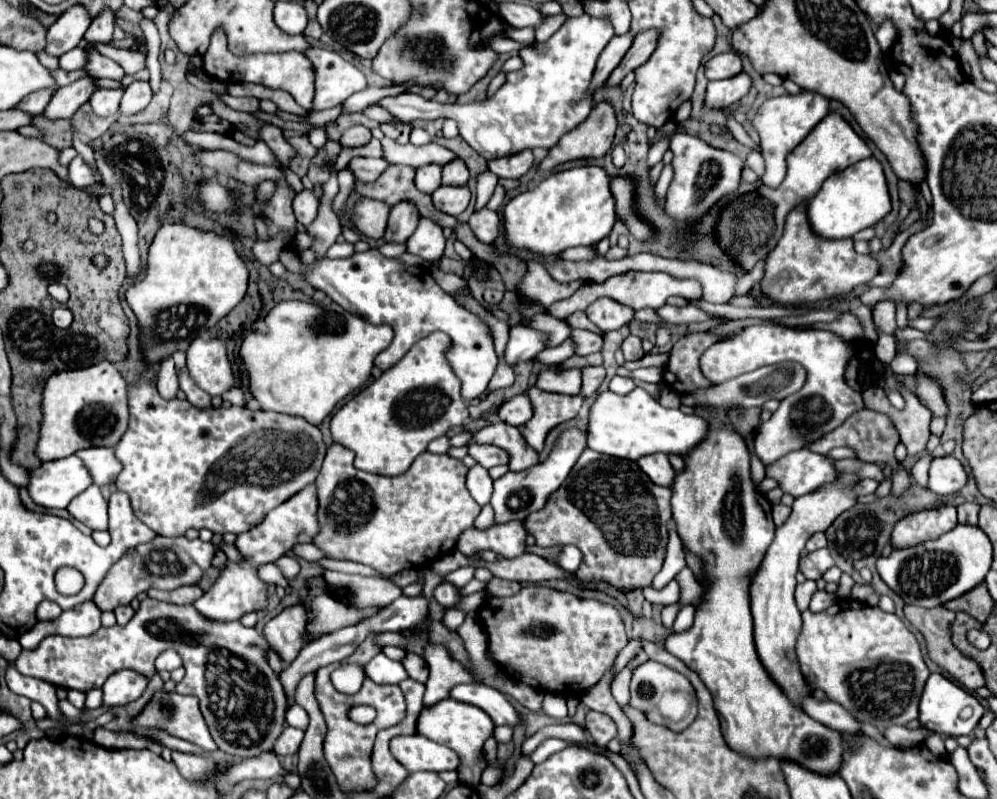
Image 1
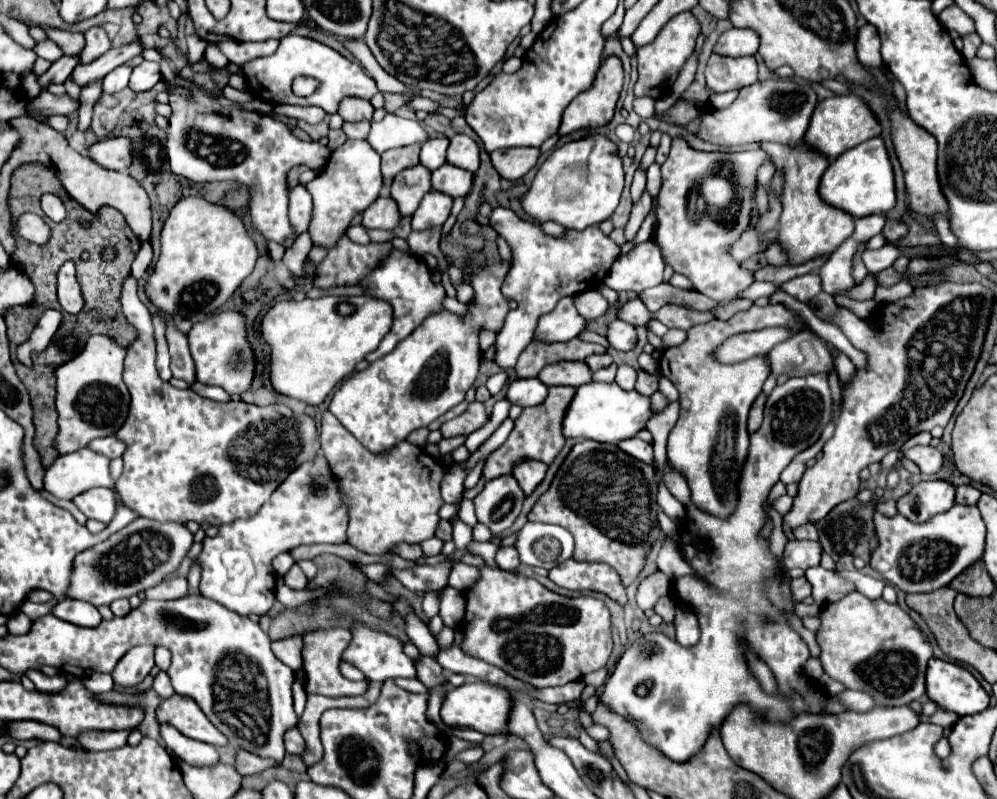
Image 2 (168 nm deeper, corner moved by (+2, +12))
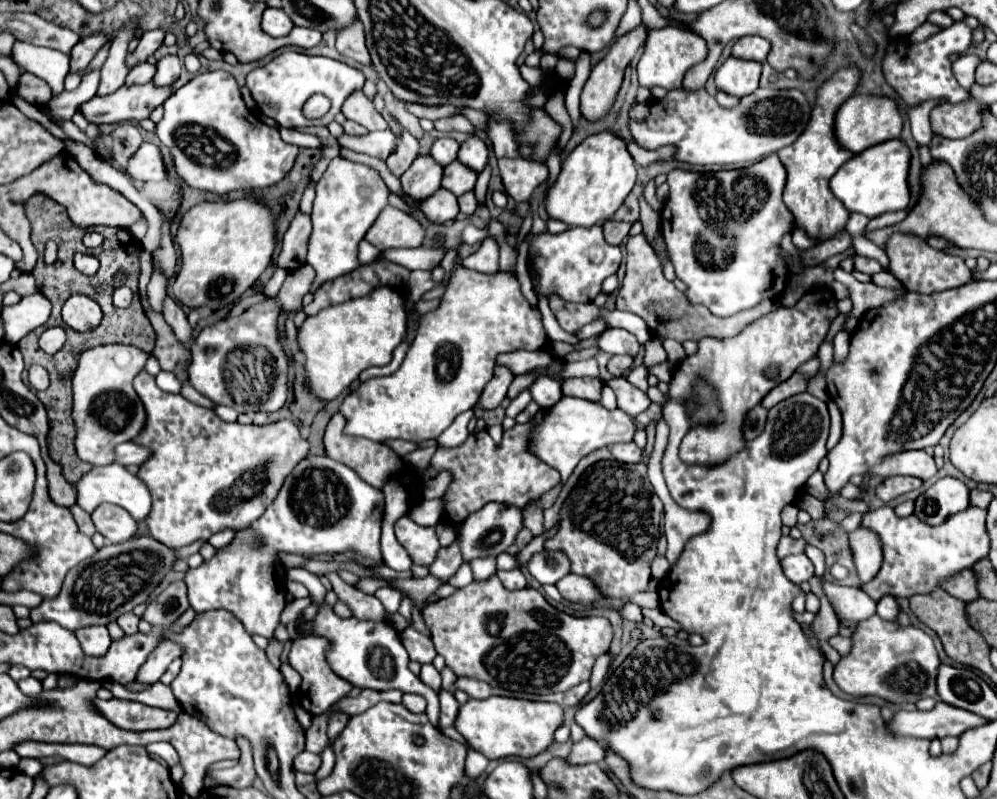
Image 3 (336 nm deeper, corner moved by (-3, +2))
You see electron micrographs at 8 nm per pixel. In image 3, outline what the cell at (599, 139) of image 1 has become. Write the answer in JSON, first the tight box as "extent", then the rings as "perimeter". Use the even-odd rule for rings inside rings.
{"extent":[581,24,647,122],"perimeter":[[[641,24],[639,28],[635,28],[635,30],[629,32],[627,36],[617,38],[615,44],[611,44],[609,54],[607,54],[601,62],[597,62],[597,64],[593,66],[593,72],[591,72],[591,76],[589,76],[589,80],[585,82],[583,92],[581,92],[581,116],[583,116],[583,118],[587,118],[589,122],[595,122],[595,120],[605,118],[605,116],[611,112],[611,108],[613,108],[613,104],[615,104],[615,100],[617,100],[619,88],[621,88],[621,84],[623,84],[625,68],[629,66],[631,58],[635,56],[637,48],[645,42],[645,38],[647,38],[647,28]]]}

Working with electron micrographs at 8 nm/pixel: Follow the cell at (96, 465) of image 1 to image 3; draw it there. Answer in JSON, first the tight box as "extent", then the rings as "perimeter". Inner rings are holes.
{"extent":[115,442,149,466],"perimeter":[[[123,442],[121,446],[115,448],[115,462],[121,466],[129,466],[129,464],[141,466],[147,460],[147,456],[149,456],[149,450],[133,442]]]}

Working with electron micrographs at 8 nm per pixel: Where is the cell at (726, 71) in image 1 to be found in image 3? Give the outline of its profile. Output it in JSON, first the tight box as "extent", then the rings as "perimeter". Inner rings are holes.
{"extent":[731,36,769,62],"perimeter":[[[745,36],[735,42],[731,56],[741,58],[741,60],[757,60],[763,62],[769,54],[769,42],[761,36]]]}

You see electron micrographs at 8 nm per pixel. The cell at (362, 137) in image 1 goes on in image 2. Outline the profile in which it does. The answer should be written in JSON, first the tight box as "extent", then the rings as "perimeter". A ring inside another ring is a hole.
{"extent":[338,98,375,122],"perimeter":[[[344,98],[344,100],[340,102],[338,114],[340,114],[346,122],[360,122],[363,120],[370,121],[374,111],[375,108],[370,104],[370,100],[362,100],[362,98]]]}

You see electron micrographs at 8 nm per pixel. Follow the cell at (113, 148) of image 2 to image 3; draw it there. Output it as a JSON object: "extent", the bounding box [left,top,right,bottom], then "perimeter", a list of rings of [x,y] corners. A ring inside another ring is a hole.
{"extent":[125,142,165,180],"perimeter":[[[143,142],[137,154],[129,158],[125,172],[133,180],[165,180],[165,166],[159,148],[155,144]]]}

